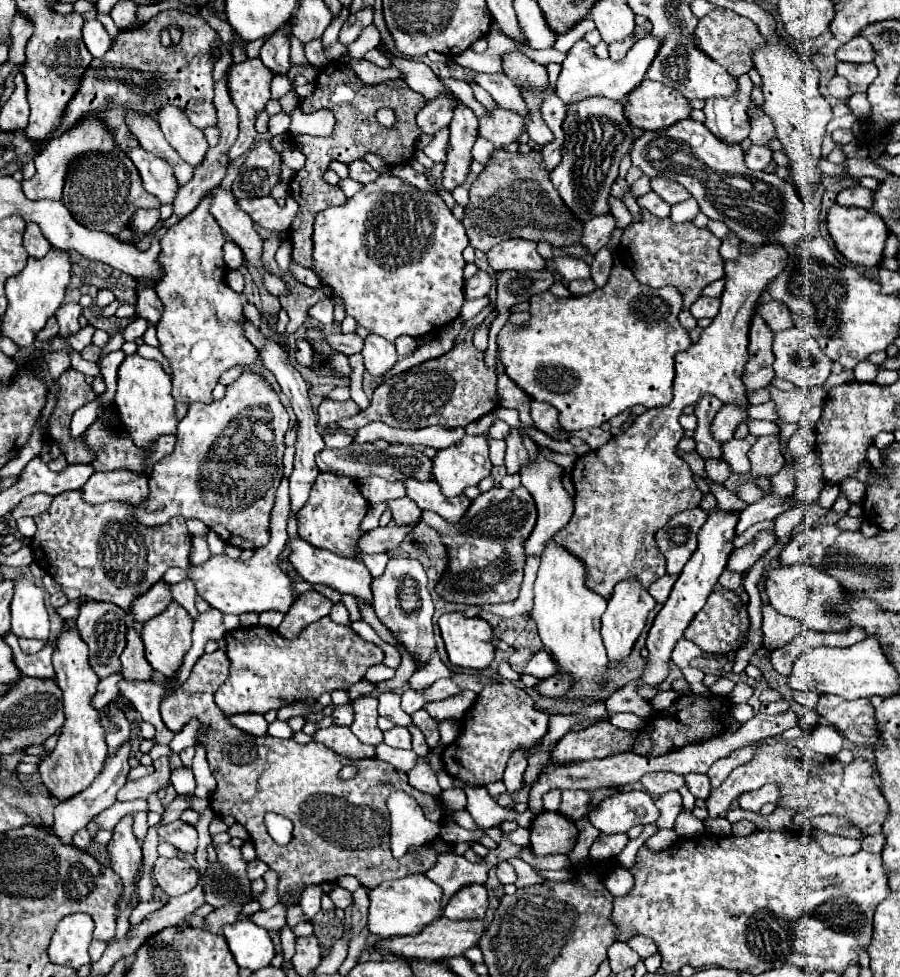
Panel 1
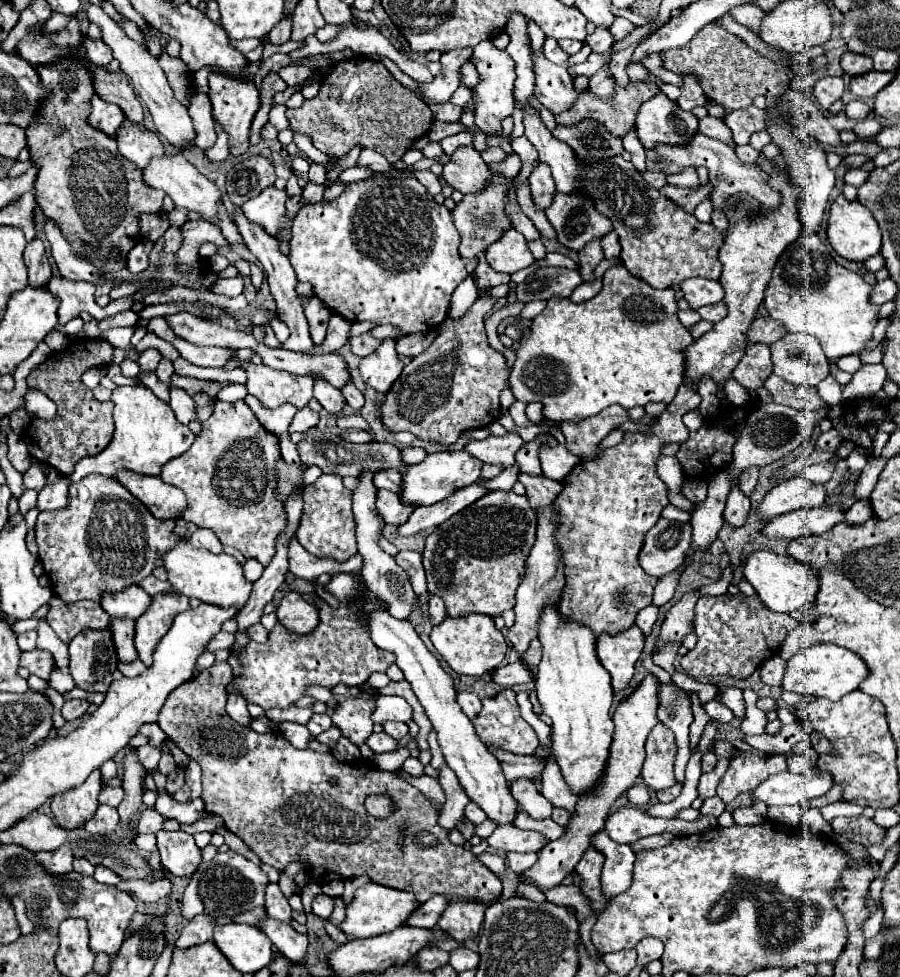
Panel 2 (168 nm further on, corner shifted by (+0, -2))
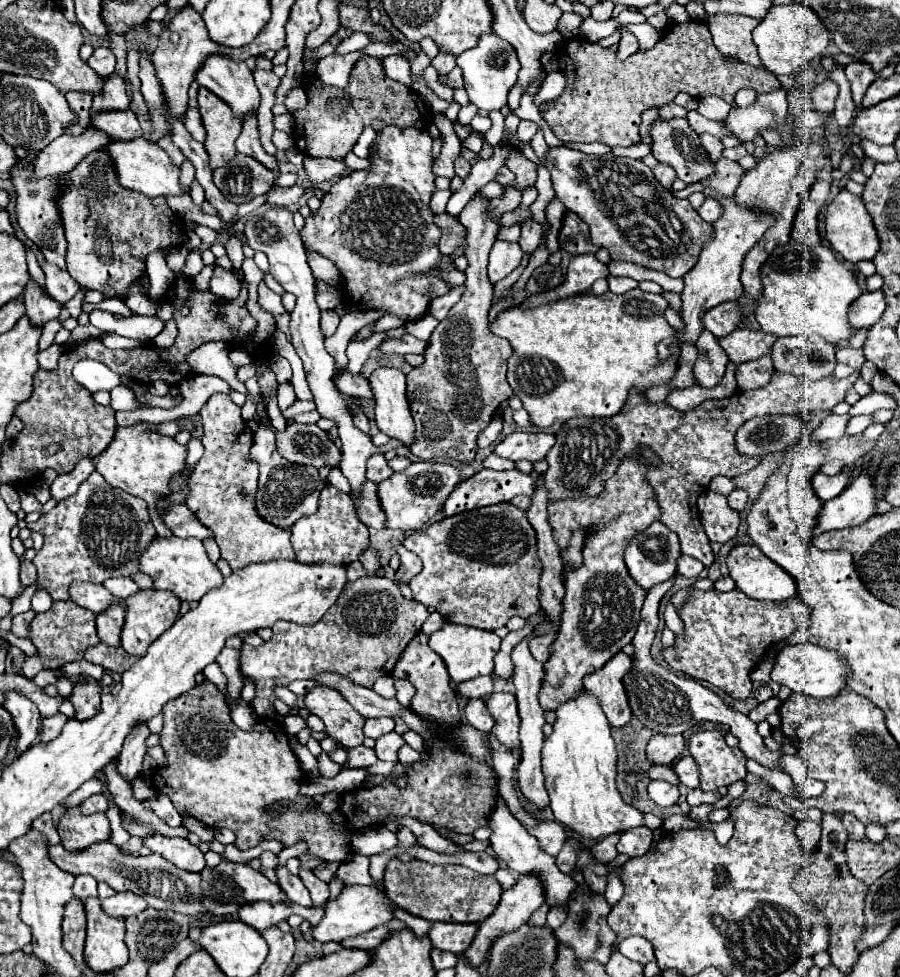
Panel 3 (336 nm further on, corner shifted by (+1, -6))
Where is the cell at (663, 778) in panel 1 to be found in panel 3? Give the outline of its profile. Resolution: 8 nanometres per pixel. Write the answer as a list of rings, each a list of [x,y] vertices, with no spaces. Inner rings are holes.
[[[653,735],[647,743],[647,761],[651,765],[671,765],[685,749],[683,735]]]

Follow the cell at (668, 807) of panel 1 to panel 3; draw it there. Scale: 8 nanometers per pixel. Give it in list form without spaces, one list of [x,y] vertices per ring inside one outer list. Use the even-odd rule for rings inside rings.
[[[651,781],[649,783],[649,797],[659,807],[671,807],[679,799],[679,789],[675,785],[669,785],[665,781]]]

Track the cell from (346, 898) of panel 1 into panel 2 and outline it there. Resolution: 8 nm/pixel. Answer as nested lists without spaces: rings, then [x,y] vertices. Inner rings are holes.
[[[316,895],[314,901],[312,901],[312,913],[320,919],[328,919],[330,913],[334,909],[334,899],[332,897],[326,897],[326,895]]]

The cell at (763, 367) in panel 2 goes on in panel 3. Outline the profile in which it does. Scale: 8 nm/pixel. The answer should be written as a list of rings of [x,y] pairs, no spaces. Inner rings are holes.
[[[765,355],[759,359],[747,361],[743,365],[737,365],[735,379],[737,379],[737,385],[741,391],[751,391],[751,389],[765,387],[771,381],[773,373],[775,373],[773,361]]]

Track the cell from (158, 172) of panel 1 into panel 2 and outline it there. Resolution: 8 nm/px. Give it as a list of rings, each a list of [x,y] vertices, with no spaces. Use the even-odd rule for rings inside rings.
[[[124,119],[124,123],[118,127],[116,143],[120,153],[126,159],[132,159],[142,169],[150,163],[152,157],[164,155],[164,147],[158,135],[148,131],[144,125],[128,123],[128,119]]]

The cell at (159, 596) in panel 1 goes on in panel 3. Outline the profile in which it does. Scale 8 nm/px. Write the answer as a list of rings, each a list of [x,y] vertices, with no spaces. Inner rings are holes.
[[[73,583],[71,601],[75,601],[77,605],[81,605],[93,613],[103,613],[113,605],[127,607],[125,599],[113,595],[109,589],[105,589],[103,585],[95,585],[95,583]]]

